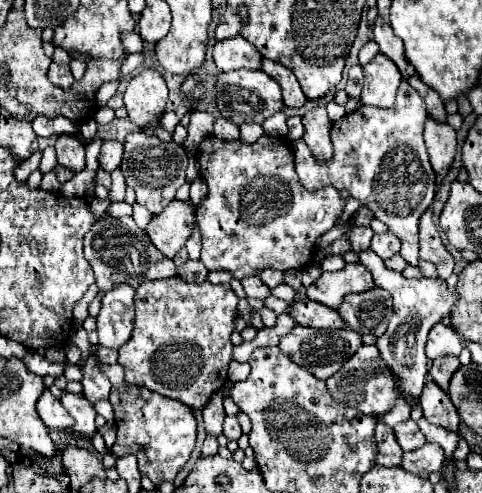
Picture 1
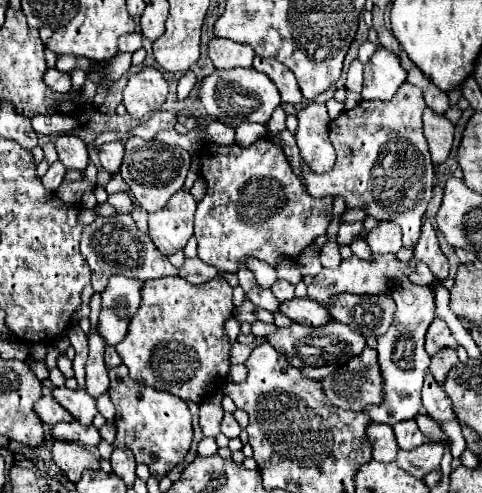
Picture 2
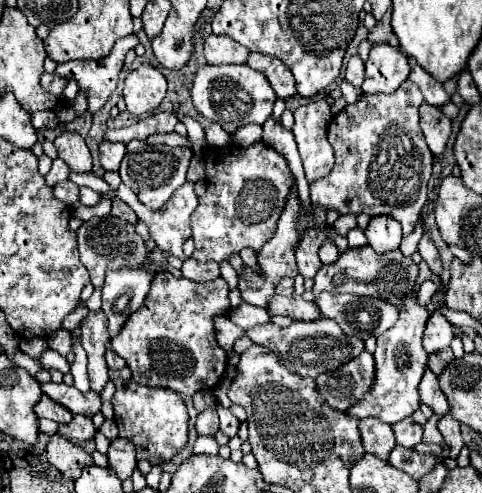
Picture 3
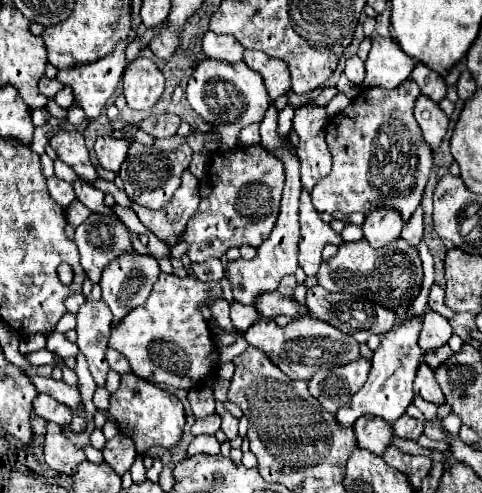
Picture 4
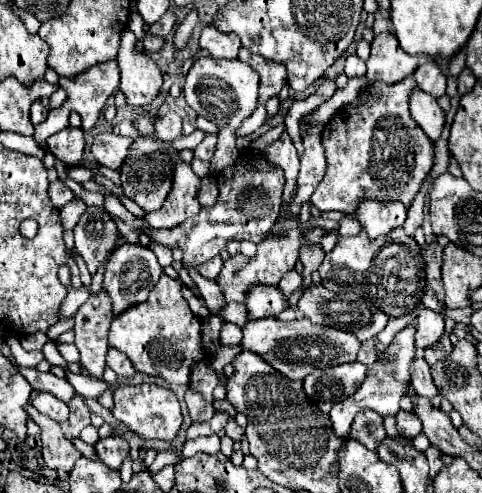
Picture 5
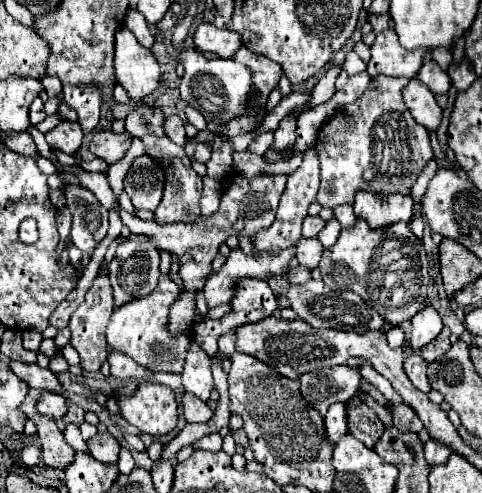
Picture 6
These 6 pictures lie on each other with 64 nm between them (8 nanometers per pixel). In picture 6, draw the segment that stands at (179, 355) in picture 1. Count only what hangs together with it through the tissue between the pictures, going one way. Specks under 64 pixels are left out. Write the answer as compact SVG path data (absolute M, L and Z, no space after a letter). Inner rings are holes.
M160 276L158 286L154 292L140 300L130 300L128 304L122 304L114 308L114 314L110 318L110 324L106 328L108 344L114 350L120 350L128 356L132 356L140 366L148 370L164 370L164 372L182 372L186 350L190 344L190 338L172 338L166 330L168 326L168 308L172 300L176 298L176 282L168 276Z

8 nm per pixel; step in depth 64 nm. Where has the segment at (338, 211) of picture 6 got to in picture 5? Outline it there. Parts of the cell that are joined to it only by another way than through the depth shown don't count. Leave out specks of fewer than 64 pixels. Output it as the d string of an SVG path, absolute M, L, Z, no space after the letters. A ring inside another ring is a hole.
M344 216L340 220L340 234L346 234L346 236L356 236L360 232L360 224L356 222L356 218L352 216Z

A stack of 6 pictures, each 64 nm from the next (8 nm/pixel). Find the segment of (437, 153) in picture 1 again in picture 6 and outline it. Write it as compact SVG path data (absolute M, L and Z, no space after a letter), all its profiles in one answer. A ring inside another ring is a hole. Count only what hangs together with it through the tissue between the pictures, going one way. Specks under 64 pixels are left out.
M410 78L410 82L402 88L404 104L408 106L410 114L424 124L428 130L436 130L442 120L442 108L436 104L434 94L424 86L418 78Z

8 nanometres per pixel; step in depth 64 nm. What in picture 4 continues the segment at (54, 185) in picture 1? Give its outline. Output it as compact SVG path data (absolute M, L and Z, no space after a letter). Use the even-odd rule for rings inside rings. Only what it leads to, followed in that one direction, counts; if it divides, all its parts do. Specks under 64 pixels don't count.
M59 158L54 160L54 176L70 183L79 179L79 176Z

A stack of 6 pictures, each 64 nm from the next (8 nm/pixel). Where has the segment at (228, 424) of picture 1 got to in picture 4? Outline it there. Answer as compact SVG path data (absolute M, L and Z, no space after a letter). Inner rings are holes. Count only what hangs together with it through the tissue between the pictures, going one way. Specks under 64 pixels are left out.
M218 412L222 416L222 432L226 434L228 440L234 440L238 436L238 418L230 416L228 412Z

